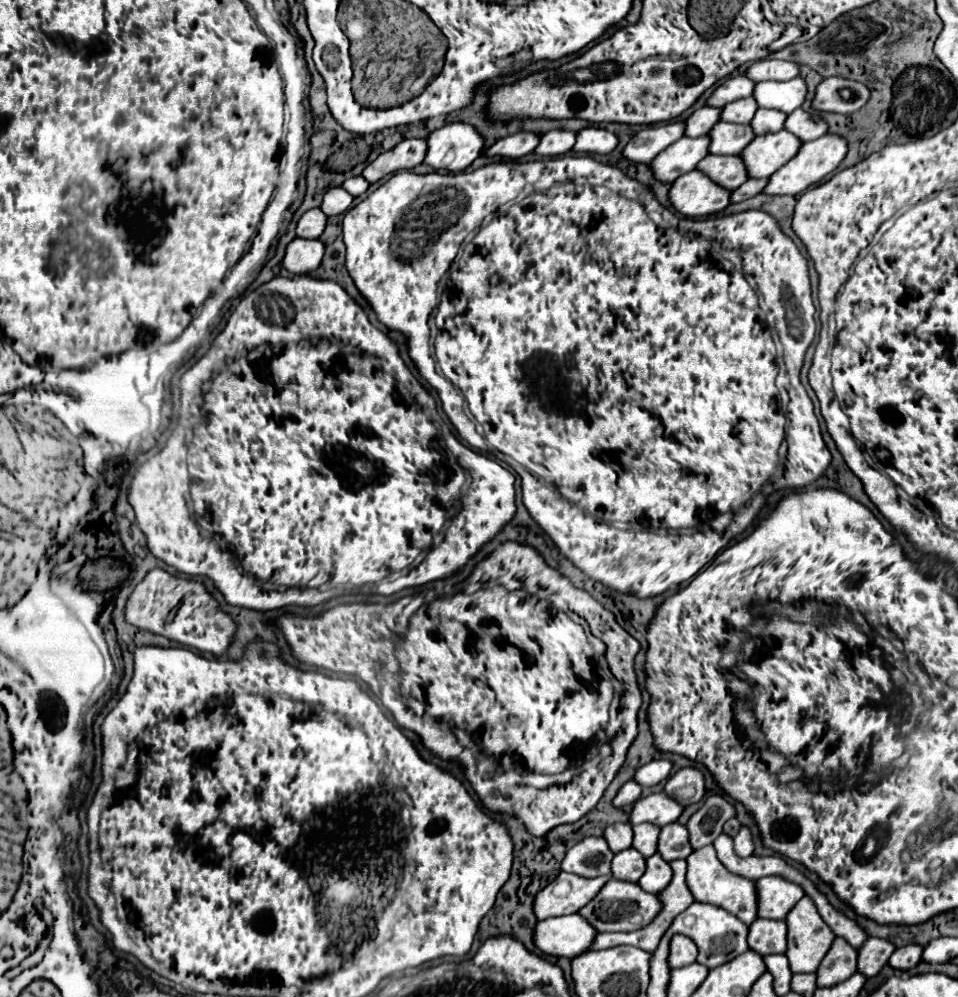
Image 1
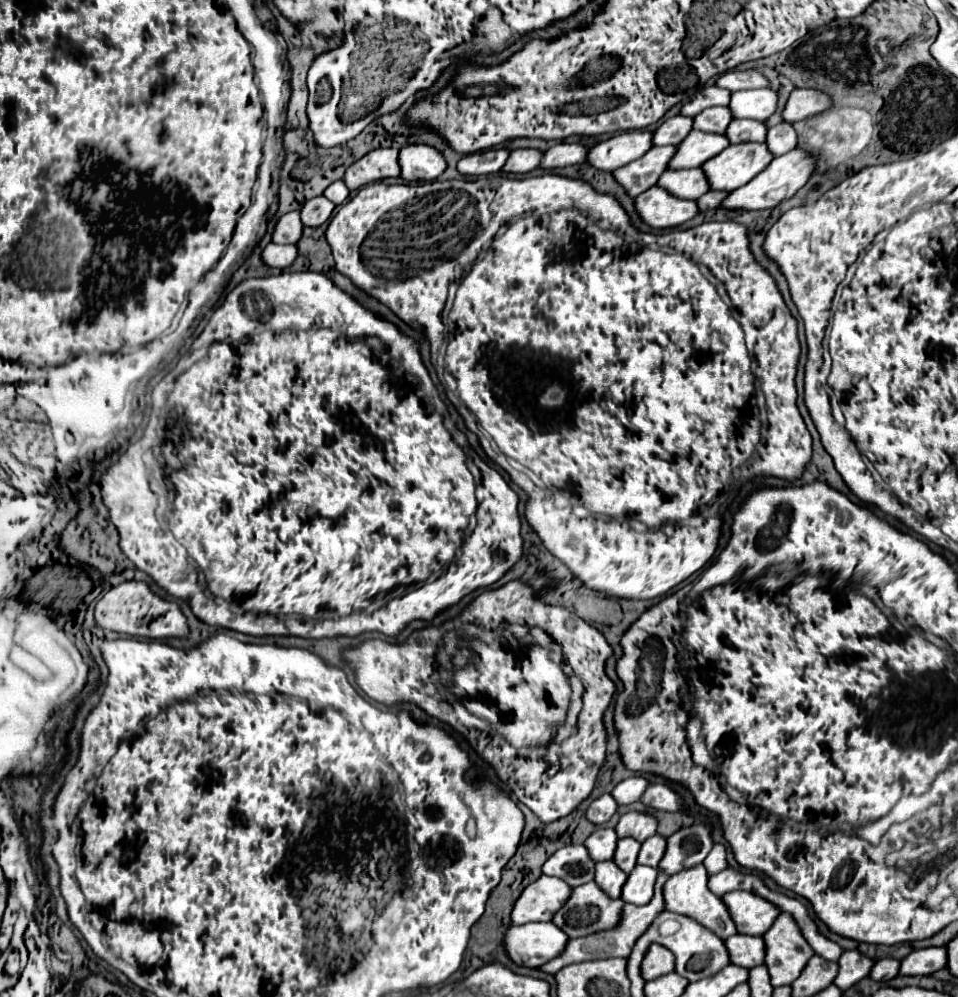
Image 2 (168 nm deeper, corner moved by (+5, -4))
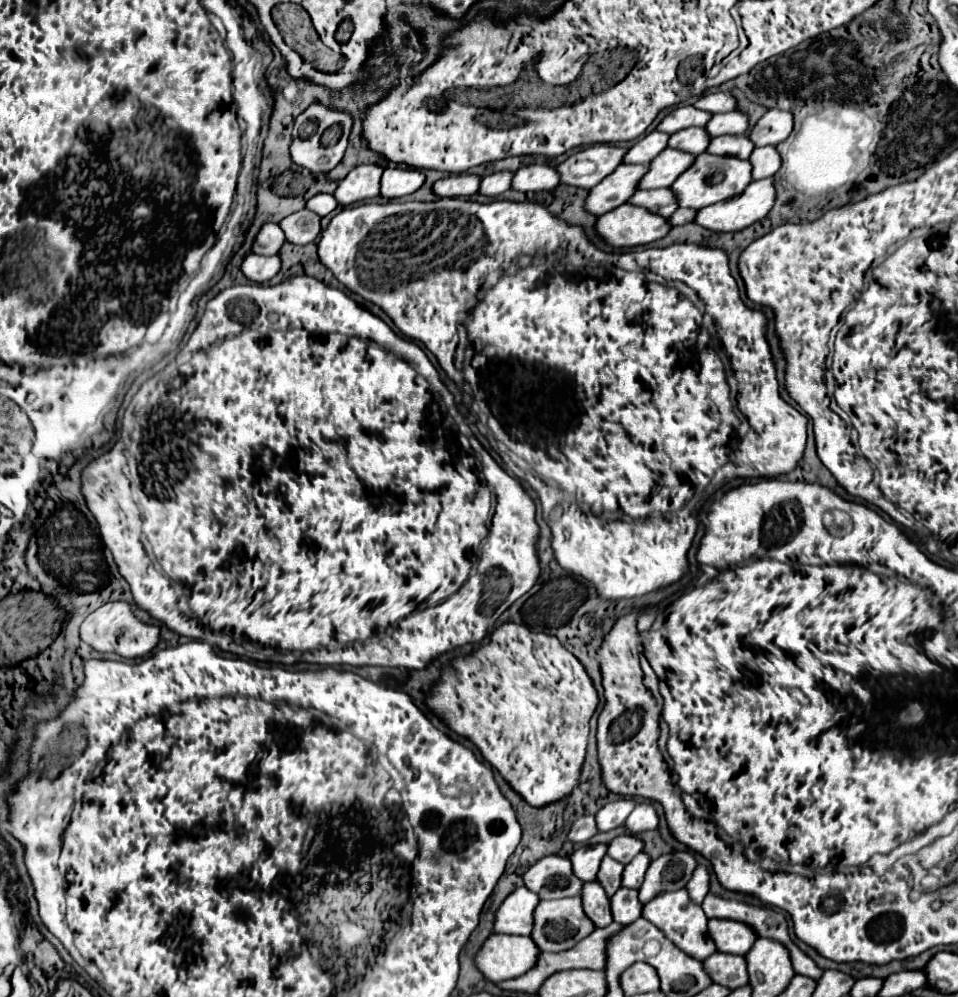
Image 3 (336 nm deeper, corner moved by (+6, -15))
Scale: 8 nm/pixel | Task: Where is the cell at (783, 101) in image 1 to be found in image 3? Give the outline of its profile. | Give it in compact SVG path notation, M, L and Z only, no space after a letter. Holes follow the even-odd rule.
M732 110L726 114L714 114L704 126L710 138L722 136L722 134L744 134L746 128L748 128L748 116L738 110Z

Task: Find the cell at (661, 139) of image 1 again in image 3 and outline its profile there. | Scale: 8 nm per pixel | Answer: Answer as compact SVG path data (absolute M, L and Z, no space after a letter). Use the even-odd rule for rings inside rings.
M596 144L568 156L562 164L556 166L556 172L560 174L562 184L592 188L610 172L614 172L624 154L626 148L614 144Z

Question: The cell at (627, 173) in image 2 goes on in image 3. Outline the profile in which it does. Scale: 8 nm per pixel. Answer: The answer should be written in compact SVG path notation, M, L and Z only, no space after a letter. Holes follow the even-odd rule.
M620 164L610 176L606 176L602 182L588 190L586 210L594 216L600 216L624 204L636 192L636 182L644 174L646 166L642 164Z

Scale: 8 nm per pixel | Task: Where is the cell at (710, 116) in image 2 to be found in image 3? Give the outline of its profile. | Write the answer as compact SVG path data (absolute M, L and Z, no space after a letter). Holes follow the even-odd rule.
M688 128L688 130L680 130L674 132L668 140L668 148L678 148L684 150L688 154L702 154L710 144L710 138L706 136L704 128Z

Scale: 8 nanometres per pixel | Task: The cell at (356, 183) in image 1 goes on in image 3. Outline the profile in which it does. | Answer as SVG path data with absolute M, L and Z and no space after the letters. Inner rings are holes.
M318 194L318 196L312 196L312 198L306 202L306 208L312 210L312 212L316 212L318 216L330 214L336 206L338 206L338 202L334 200L332 194Z

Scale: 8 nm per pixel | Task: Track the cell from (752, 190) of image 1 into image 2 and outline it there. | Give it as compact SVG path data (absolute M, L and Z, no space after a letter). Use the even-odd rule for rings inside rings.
M709 191L709 193L705 193L705 195L701 195L701 197L697 199L697 205L699 205L701 211L713 211L713 209L719 209L719 207L721 207L721 203L723 203L723 199L725 199L727 195L729 195L729 193Z

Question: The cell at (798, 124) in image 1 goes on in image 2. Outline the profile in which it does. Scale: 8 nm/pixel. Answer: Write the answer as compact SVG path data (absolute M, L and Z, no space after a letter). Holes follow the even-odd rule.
M783 121L783 123L769 129L767 145L769 145L769 149L775 157L779 157L783 153L789 153L791 149L797 147L797 131L793 129L793 125L787 125Z

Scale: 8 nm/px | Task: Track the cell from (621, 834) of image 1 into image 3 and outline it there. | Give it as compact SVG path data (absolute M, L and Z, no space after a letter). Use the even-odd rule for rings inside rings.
M590 844L574 850L574 854L570 856L574 876L578 876L584 882L596 880L596 872L604 854L606 854L606 844Z

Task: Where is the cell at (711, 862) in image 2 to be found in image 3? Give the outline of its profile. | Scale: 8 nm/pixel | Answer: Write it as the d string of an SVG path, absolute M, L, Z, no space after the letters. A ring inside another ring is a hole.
M698 866L694 872L692 872L692 878L690 882L686 884L686 890L690 892L690 900L694 900L696 904L702 904L704 896L708 894L708 870L704 866Z

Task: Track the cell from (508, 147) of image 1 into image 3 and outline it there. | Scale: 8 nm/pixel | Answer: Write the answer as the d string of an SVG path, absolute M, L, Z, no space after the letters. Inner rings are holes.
M458 174L458 176L448 176L440 178L432 184L432 192L440 198L462 198L462 196L472 196L478 192L478 182L480 176L468 176L468 174Z

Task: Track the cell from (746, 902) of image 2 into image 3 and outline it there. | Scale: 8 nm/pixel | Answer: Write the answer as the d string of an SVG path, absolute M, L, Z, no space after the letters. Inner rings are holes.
M708 920L708 936L714 940L714 944L718 944L718 952L726 954L746 956L756 942L754 930L734 920Z

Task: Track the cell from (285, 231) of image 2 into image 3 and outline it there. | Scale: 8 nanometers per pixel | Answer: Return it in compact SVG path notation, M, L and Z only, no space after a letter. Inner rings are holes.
M264 224L260 232L256 234L256 240L252 244L252 252L260 256L274 256L280 246L284 244L284 232L278 224Z

